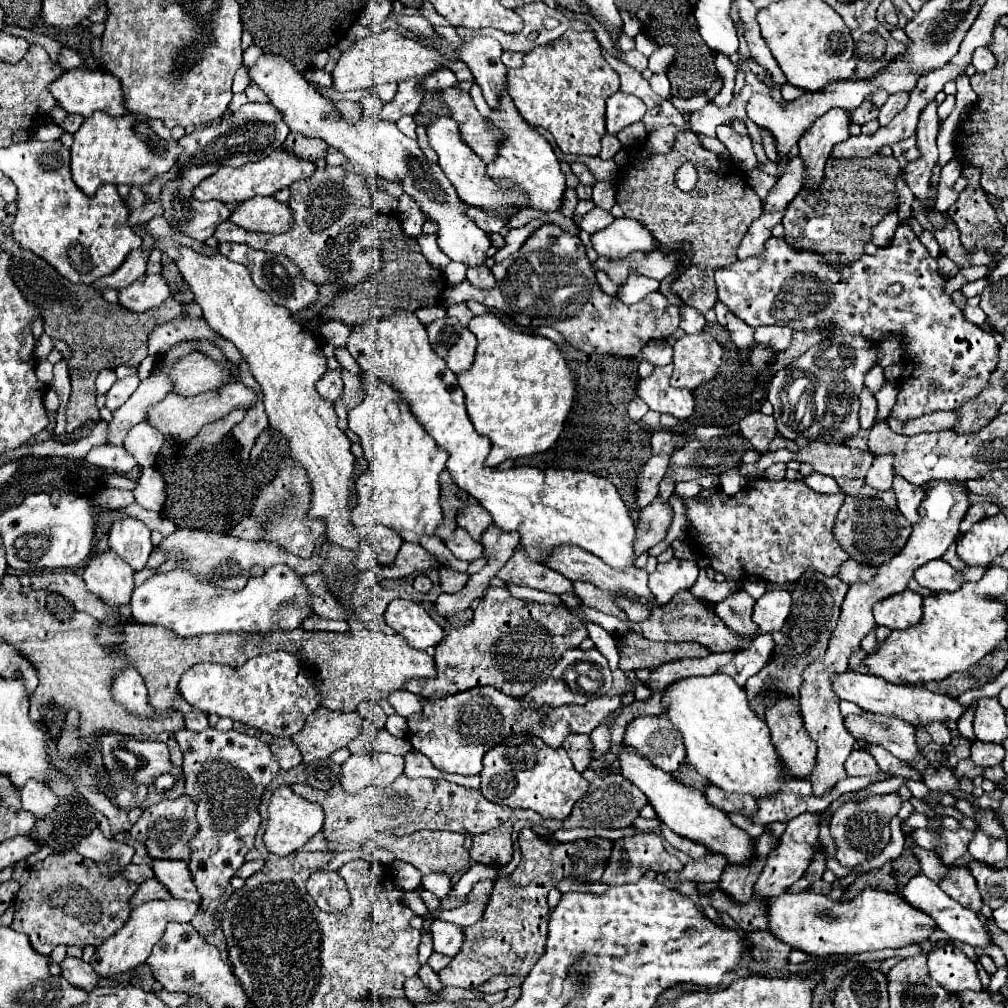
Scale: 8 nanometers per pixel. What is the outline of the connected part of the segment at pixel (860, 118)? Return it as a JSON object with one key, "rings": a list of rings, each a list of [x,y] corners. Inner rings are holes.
{"rings":[[[865,100],[863,106],[859,106],[857,110],[851,112],[851,122],[865,124],[869,120],[877,120],[877,114],[879,114],[879,108],[871,100]]]}

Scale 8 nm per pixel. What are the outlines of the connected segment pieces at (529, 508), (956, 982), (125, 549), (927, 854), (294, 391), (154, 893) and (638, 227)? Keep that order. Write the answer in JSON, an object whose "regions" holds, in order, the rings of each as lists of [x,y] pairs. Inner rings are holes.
{"regions":[[[[397,312],[389,318],[367,322],[349,336],[347,350],[361,366],[363,374],[377,374],[391,384],[399,398],[409,406],[423,430],[449,452],[447,470],[453,482],[475,496],[493,516],[493,522],[505,532],[519,532],[521,548],[533,560],[543,564],[555,548],[575,544],[599,558],[611,568],[635,568],[635,522],[621,500],[617,488],[591,472],[513,466],[499,470],[487,466],[485,456],[491,442],[477,434],[465,410],[465,394],[457,376],[447,368],[427,340],[427,332],[415,314]]],[[[945,946],[927,956],[929,976],[943,984],[947,992],[959,994],[963,990],[981,992],[977,966],[955,946]]],[[[123,518],[123,520],[117,520],[109,532],[109,550],[115,552],[119,558],[123,558],[135,572],[143,570],[145,564],[147,564],[147,558],[153,550],[153,544],[151,544],[151,538],[149,538],[151,530],[137,518]]],[[[911,844],[911,852],[915,854],[915,858],[919,860],[919,864],[921,864],[921,870],[927,874],[927,876],[931,876],[931,880],[939,880],[943,874],[945,874],[945,866],[941,864],[941,860],[937,858],[937,854],[935,852],[931,852],[931,850],[925,850],[925,848],[919,848],[917,844]]],[[[179,246],[179,252],[181,252],[181,256],[175,264],[177,264],[179,272],[183,274],[185,282],[191,286],[191,290],[195,294],[195,302],[203,308],[203,316],[205,316],[207,324],[217,334],[221,334],[223,338],[233,342],[233,346],[243,354],[253,378],[259,382],[259,386],[263,390],[263,404],[265,404],[265,412],[269,418],[269,426],[273,430],[281,432],[283,436],[287,436],[291,460],[295,460],[299,466],[303,466],[307,470],[309,486],[311,486],[311,506],[307,510],[307,516],[321,518],[325,522],[329,542],[339,544],[345,550],[357,552],[361,538],[355,532],[355,526],[351,522],[351,506],[349,506],[353,488],[357,484],[357,476],[353,474],[355,472],[355,456],[349,450],[349,446],[351,446],[349,438],[337,428],[337,414],[335,414],[333,406],[329,402],[323,402],[323,398],[319,398],[319,394],[315,390],[317,380],[327,372],[327,358],[323,354],[323,342],[317,336],[313,336],[309,330],[299,326],[291,318],[289,310],[283,310],[275,302],[271,302],[271,298],[253,284],[251,274],[243,264],[231,262],[223,254],[203,256],[203,254],[193,252],[191,248],[183,248],[183,246]]],[[[147,880],[147,882],[143,882],[139,888],[137,888],[137,892],[131,896],[131,900],[129,900],[129,904],[131,904],[131,908],[135,908],[135,906],[139,906],[139,904],[143,904],[143,902],[149,902],[149,900],[157,900],[157,898],[171,898],[171,894],[167,892],[167,890],[163,890],[163,884],[161,882],[157,882],[157,880]]],[[[617,218],[611,226],[591,236],[595,252],[609,260],[627,258],[631,252],[653,252],[659,248],[655,236],[639,222],[631,218]]]]}

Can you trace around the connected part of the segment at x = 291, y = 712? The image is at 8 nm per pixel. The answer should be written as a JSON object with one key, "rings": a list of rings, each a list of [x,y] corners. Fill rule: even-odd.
{"rings":[[[285,650],[251,658],[241,668],[231,668],[227,664],[195,664],[181,676],[179,692],[193,708],[205,714],[229,716],[269,732],[271,736],[285,738],[299,732],[307,716],[321,706],[319,686],[303,672],[299,658]]]}

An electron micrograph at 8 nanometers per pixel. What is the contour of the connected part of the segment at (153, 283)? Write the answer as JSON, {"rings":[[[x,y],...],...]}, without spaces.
{"rings":[[[139,276],[131,286],[119,290],[119,302],[133,312],[147,312],[153,308],[159,308],[167,298],[171,296],[167,282],[163,276]]]}

